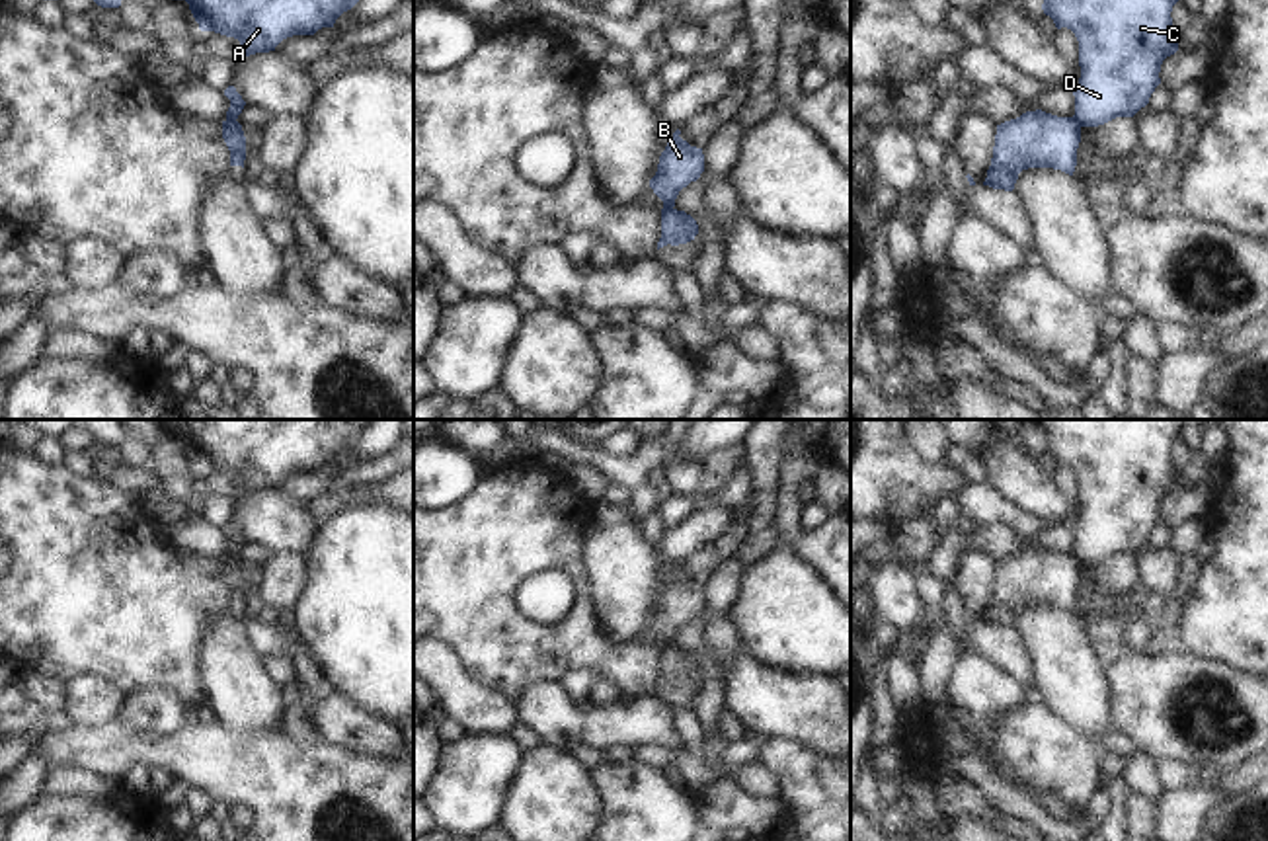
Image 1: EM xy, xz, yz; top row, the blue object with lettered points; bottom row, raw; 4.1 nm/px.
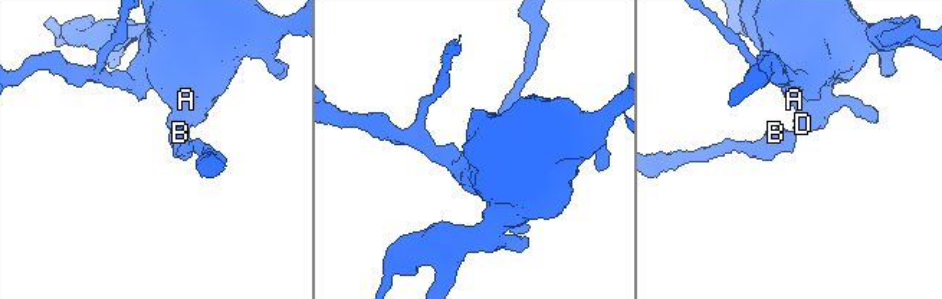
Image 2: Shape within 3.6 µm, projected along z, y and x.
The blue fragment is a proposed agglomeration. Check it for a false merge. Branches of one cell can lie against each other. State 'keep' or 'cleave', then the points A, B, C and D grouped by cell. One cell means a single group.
cleave; A C D / B

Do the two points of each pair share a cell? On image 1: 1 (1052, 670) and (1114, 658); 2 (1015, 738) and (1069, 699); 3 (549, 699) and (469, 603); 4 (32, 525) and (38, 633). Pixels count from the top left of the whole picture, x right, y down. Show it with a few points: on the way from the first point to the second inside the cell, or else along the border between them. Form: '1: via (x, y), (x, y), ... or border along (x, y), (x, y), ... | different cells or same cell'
1: border along (1083, 627), (1109, 685), (1110, 707) | different cells
2: border along (1046, 705), (1089, 738) | different cells
3: border along (556, 680), (533, 680), (510, 697) | different cells
4: via (38, 553), (38, 605) | same cell

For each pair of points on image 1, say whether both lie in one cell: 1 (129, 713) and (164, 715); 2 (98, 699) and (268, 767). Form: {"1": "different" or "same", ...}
{"1": "same", "2": "different"}

